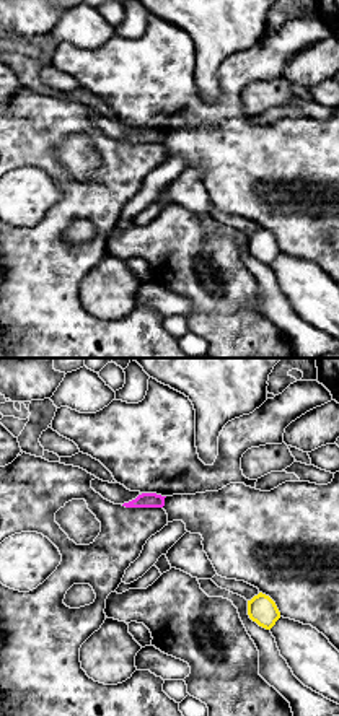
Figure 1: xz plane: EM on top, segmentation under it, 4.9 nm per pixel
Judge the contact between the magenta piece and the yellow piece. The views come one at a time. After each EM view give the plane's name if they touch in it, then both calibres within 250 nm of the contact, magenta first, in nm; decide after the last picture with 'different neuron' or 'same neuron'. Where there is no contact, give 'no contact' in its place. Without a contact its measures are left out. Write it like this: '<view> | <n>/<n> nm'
no contact

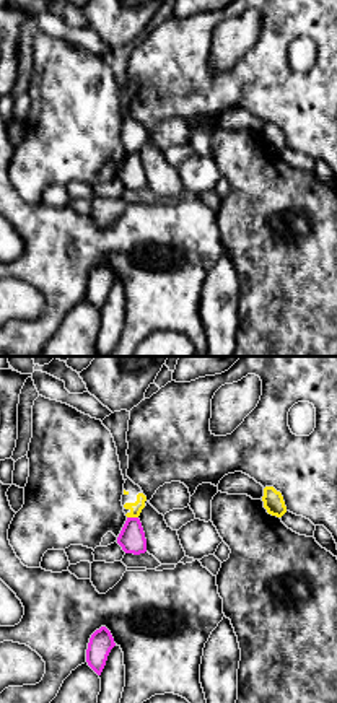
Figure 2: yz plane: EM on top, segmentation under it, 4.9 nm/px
yz | 130/70 nm

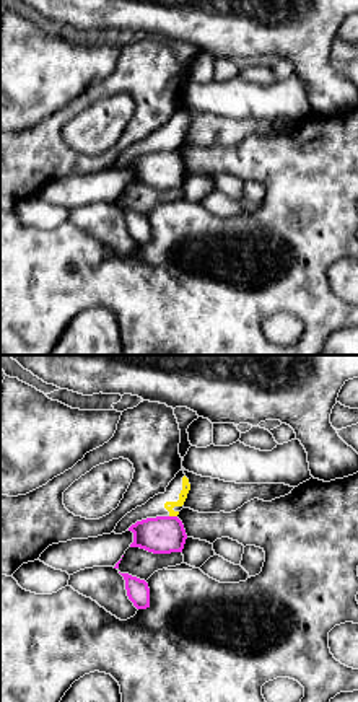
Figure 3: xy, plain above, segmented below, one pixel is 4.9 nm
xy | 190/50 nm

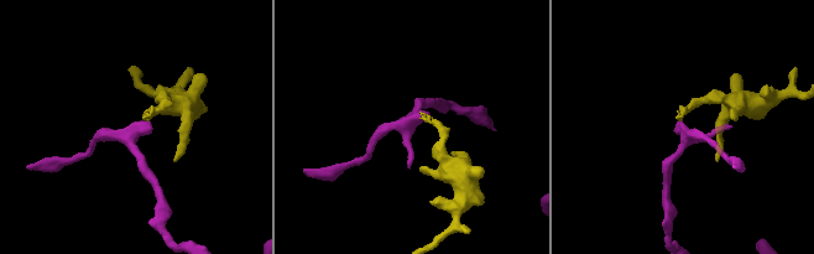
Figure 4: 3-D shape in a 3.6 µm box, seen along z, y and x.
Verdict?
different neuron

